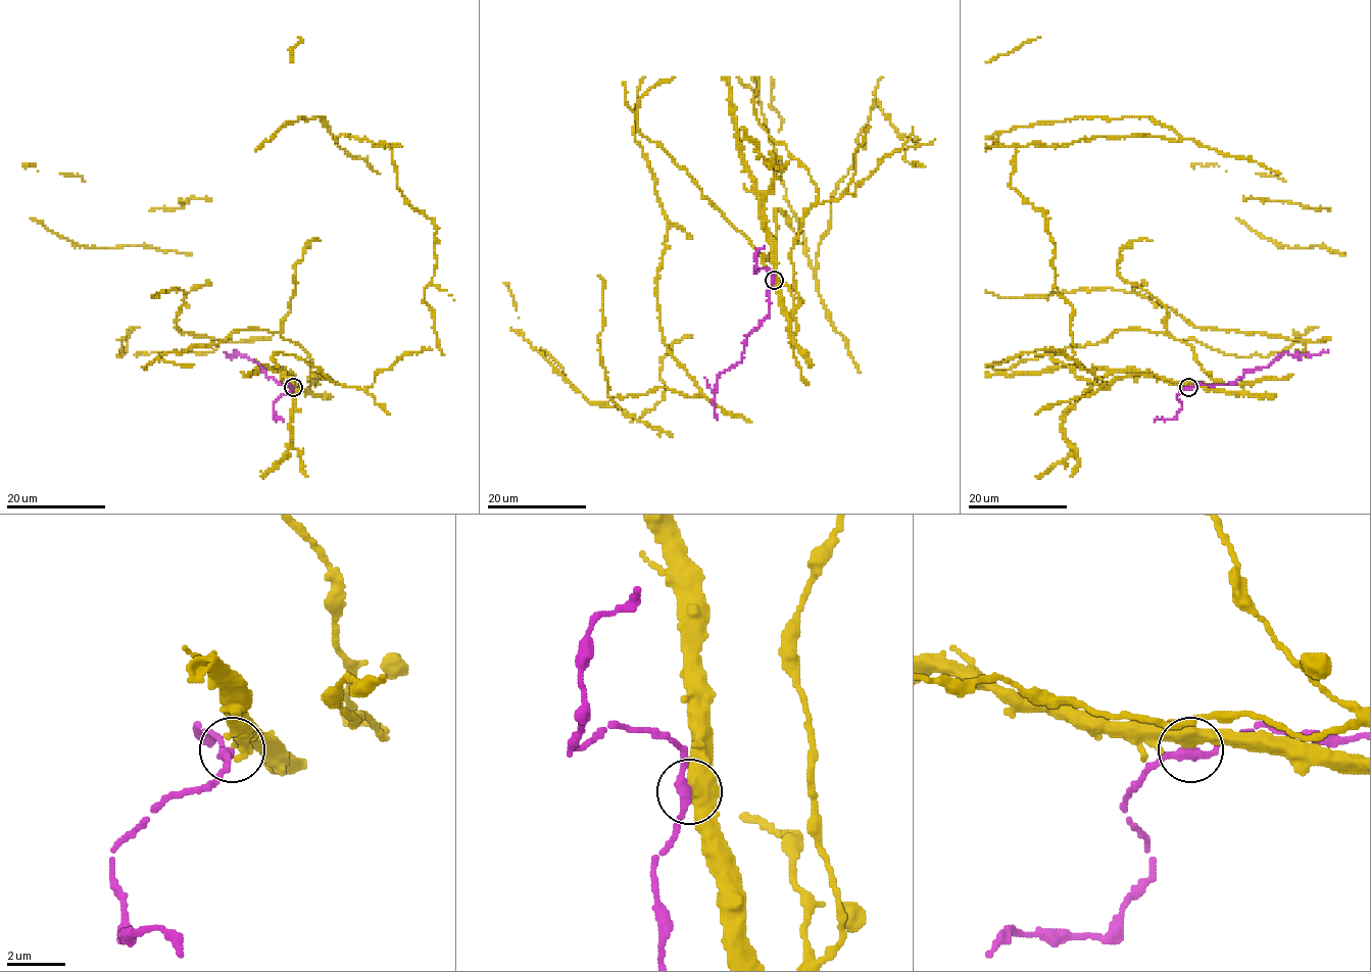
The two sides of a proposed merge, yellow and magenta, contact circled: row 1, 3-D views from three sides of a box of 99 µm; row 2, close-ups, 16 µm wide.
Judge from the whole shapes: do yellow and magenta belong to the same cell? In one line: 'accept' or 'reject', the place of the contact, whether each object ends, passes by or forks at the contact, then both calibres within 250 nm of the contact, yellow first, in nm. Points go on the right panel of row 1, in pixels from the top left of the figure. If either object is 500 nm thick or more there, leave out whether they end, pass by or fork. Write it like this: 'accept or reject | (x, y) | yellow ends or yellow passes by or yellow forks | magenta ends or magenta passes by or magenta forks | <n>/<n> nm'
accept | (1188, 387) | yellow passes by | magenta passes by | 440/300 nm

